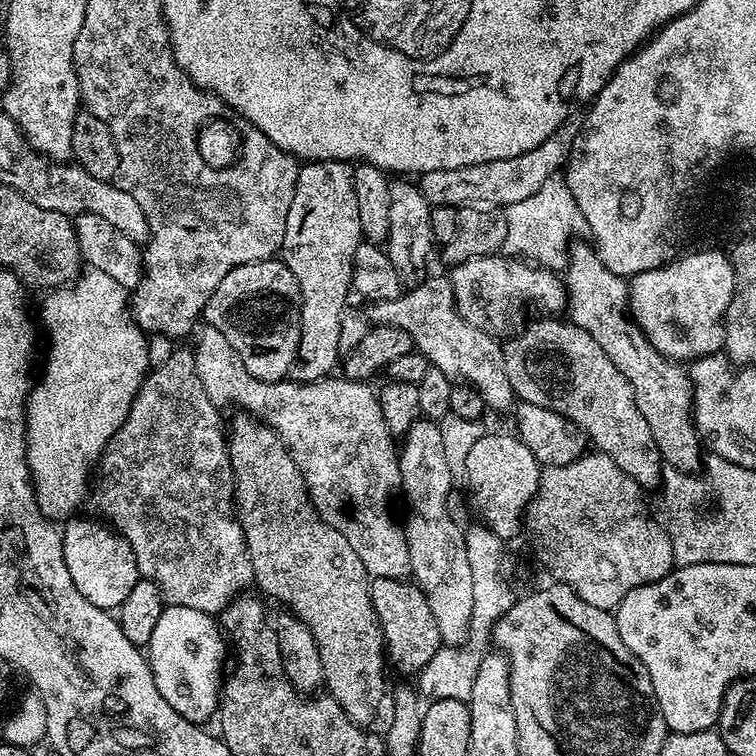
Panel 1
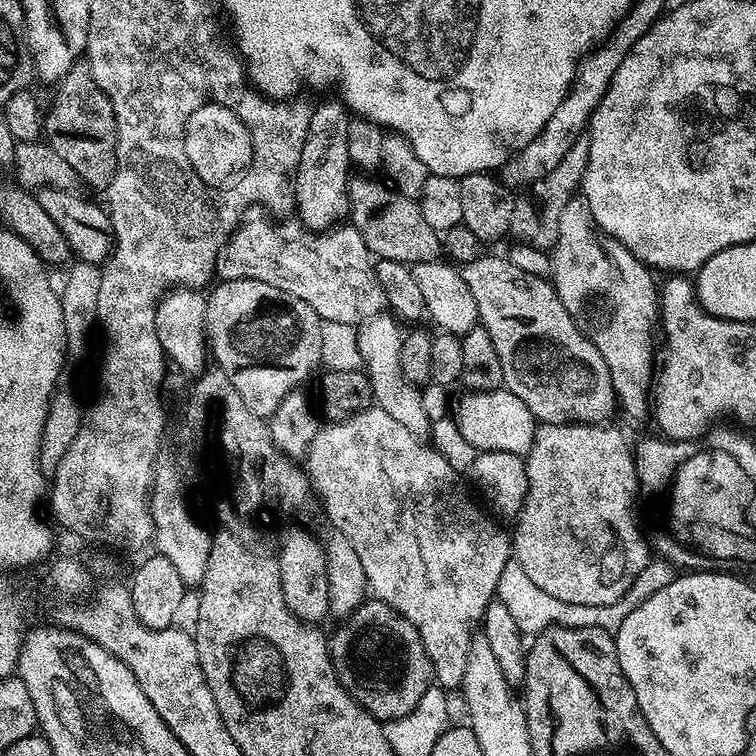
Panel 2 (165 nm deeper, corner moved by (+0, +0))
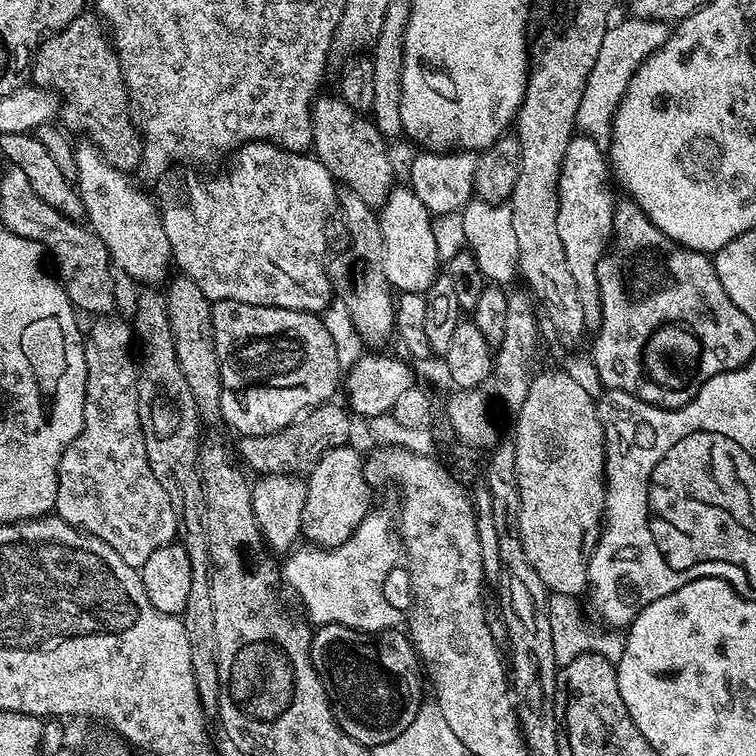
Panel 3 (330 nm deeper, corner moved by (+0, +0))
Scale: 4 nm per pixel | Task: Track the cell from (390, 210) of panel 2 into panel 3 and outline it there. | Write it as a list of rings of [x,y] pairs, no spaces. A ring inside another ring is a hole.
[[[317,95],[312,102],[312,148],[316,159],[330,171],[334,180],[361,198],[373,210],[386,201],[395,174],[390,168],[388,144],[367,115],[354,111],[339,95]]]

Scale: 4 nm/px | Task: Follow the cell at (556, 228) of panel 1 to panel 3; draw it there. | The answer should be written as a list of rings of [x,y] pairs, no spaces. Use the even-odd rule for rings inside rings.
[[[633,16],[626,18],[618,24],[609,25],[605,37],[602,38],[597,61],[587,78],[586,89],[576,115],[577,129],[603,149],[611,145],[612,115],[625,94],[630,78],[641,62],[667,42],[672,29],[667,21],[638,19]]]

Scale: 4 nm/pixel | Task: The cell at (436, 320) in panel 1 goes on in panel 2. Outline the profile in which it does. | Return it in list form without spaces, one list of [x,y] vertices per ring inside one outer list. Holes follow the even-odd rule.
[[[284,218],[279,222],[271,219],[250,220],[241,223],[222,246],[216,259],[215,271],[220,280],[257,280],[267,282],[269,286],[278,286],[278,290],[294,298],[302,298],[302,302],[306,302],[306,306],[310,306],[310,310],[314,310],[314,314],[318,314],[321,321],[359,326],[385,311],[384,291],[376,277],[376,269],[370,266],[366,244],[351,223],[344,222],[331,230],[315,233],[296,218]]]

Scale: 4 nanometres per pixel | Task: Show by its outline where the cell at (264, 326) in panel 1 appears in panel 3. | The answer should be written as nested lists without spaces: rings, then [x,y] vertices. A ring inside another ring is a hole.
[[[217,300],[212,306],[214,342],[220,363],[220,416],[241,437],[280,432],[305,412],[329,403],[342,384],[337,351],[323,319],[315,312],[299,312],[274,306],[250,306],[246,302]]]

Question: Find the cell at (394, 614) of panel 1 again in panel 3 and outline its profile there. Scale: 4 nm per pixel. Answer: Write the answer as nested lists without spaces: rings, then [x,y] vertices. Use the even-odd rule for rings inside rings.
[[[321,624],[312,633],[312,665],[332,703],[338,726],[354,742],[371,750],[398,738],[414,722],[422,703],[422,665],[403,631],[367,636],[341,624]]]

